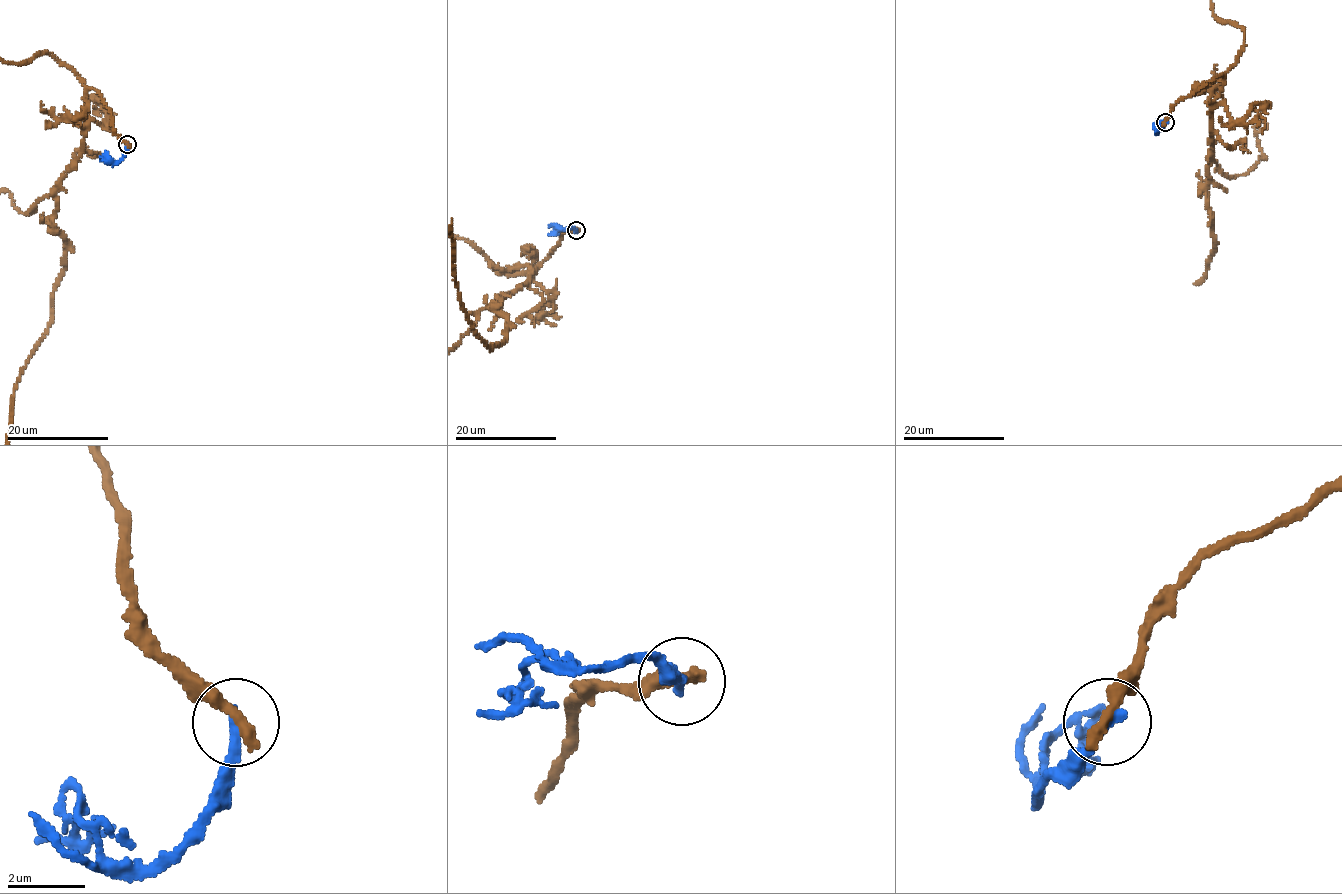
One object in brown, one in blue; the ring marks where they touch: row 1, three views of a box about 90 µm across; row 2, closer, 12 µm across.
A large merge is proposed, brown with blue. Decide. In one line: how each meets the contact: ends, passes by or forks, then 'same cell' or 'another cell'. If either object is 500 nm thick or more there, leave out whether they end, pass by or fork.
brown ends there; blue ends there; another cell

